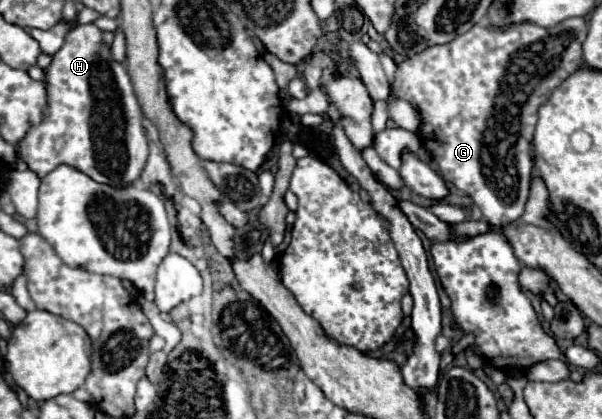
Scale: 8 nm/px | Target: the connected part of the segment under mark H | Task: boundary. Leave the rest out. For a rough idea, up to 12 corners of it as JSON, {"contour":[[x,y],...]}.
{"contour":[[94,23],[44,69],[44,119],[18,143],[42,179],[110,187],[148,159],[126,67]]}

